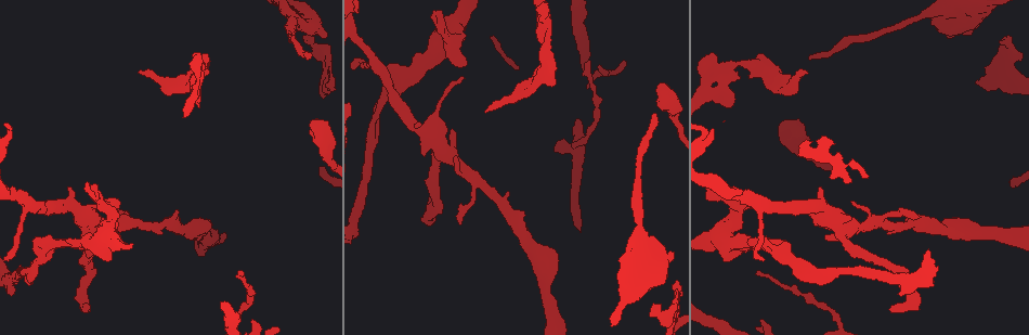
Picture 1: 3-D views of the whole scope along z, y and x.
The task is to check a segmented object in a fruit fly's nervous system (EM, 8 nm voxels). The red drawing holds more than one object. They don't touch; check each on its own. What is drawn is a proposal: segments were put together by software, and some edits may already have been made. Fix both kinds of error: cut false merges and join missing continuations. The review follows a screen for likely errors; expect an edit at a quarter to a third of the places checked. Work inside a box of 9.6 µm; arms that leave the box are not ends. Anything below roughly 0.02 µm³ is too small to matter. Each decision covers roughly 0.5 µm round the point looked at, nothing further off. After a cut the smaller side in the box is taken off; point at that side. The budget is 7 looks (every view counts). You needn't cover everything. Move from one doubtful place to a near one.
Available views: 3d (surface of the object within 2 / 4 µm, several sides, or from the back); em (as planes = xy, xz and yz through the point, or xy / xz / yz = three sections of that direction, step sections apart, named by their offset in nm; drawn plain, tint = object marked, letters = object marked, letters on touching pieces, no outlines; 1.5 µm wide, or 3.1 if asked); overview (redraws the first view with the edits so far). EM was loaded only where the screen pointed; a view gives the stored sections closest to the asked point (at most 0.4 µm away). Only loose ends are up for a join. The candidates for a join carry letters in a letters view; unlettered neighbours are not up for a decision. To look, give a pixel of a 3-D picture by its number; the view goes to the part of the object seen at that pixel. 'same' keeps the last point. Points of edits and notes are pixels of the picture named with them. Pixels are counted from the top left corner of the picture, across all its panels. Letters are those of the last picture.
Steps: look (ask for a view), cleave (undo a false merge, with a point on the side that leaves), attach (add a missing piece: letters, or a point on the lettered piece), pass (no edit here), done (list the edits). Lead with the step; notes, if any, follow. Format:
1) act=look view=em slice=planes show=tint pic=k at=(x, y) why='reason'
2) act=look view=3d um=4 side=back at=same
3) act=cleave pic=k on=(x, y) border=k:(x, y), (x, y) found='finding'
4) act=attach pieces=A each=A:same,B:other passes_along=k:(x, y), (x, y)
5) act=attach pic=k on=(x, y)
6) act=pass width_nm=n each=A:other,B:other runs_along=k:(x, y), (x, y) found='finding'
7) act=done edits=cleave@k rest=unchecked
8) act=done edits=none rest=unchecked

act=look view=3d um=4 pic=1 at=(140, 71) why='free end'

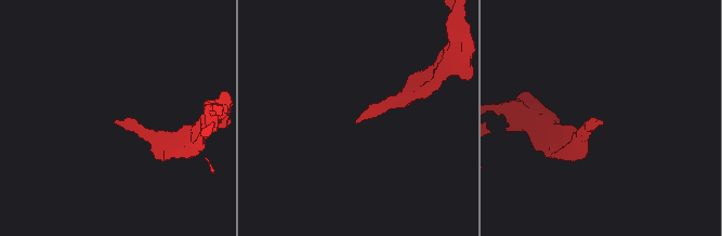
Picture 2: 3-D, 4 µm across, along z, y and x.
act=look view=em slice=planes show=letters pic=2 at=(601, 124) why='now the EM'

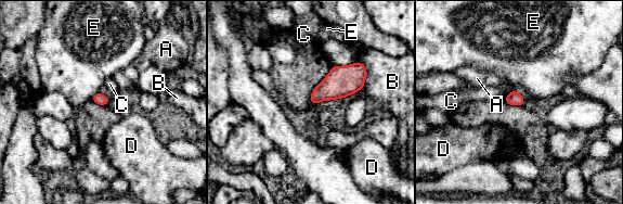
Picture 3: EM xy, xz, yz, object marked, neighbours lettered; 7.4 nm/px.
act=pass each=A:other,B:other,C:other,D:other,E:other border=3:(99, 91), (91, 99) found='no lettered piece goes on from it'

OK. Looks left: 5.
act=look view=3d um=4 pic=1 at=(728, 107) why='branch stops here'

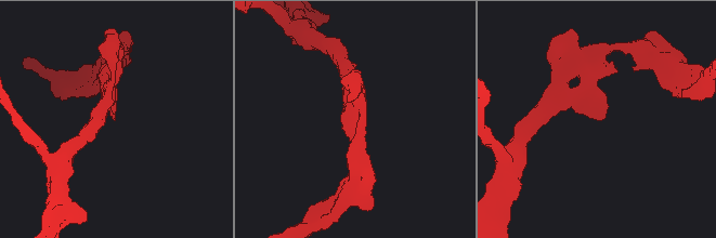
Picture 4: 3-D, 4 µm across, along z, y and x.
act=look view=em slice=planes show=letters pic=4 at=(115, 119)

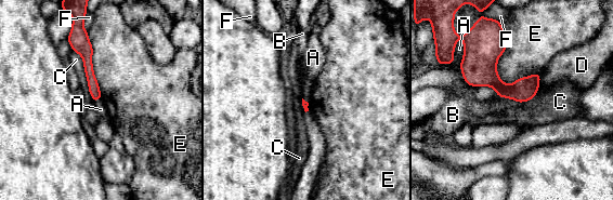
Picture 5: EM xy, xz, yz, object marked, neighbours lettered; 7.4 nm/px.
act=pass each=A:other,B:other,C:other,D:other,E:other,F:other border=5:(501, 25), (497, 76), (539, 75) found='no lettered piece goes on from it'

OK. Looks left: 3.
act=look view=em slice=planes show=letters pic=1 at=(307, 59) why='long arm stops here'

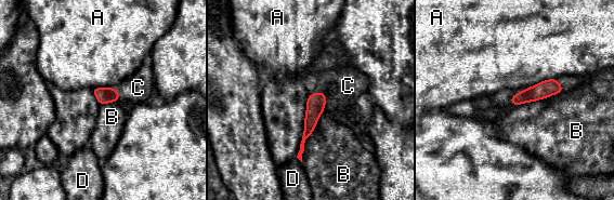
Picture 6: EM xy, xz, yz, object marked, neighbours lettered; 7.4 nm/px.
act=attach pieces=C width_nm=110 each=A:other,B:other,C:same,D:other passes_along=6:(104, 95), (118, 94), (138, 88) found='it goes on there'

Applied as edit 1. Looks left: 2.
act=done edits=attach@6 rest=unchecked

